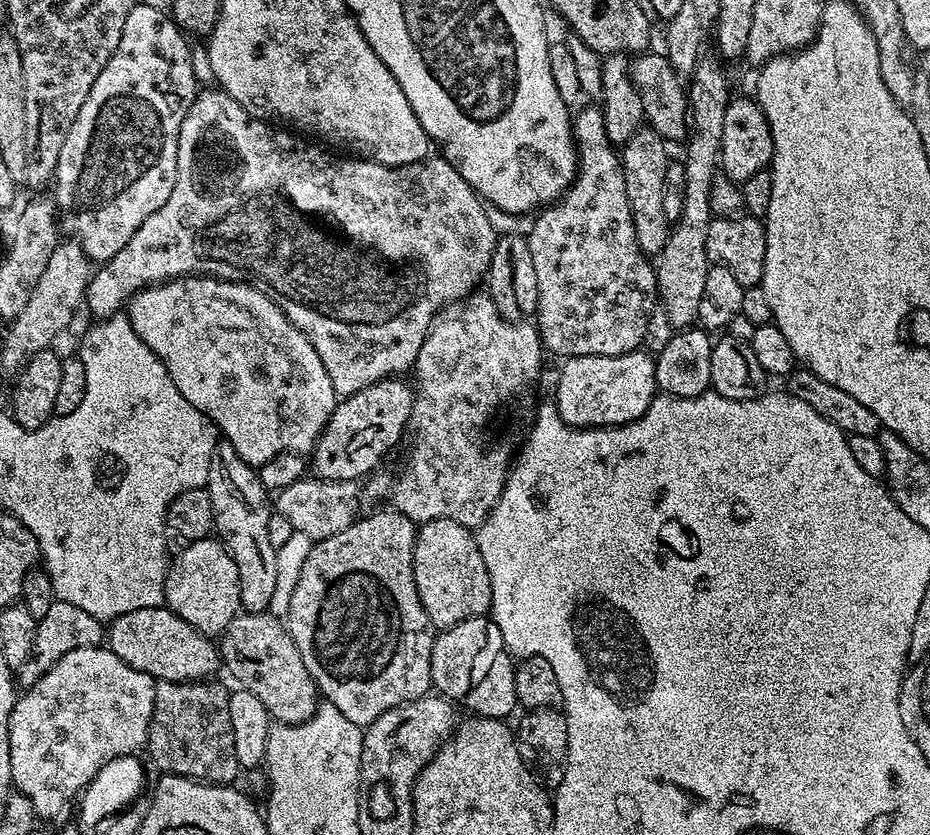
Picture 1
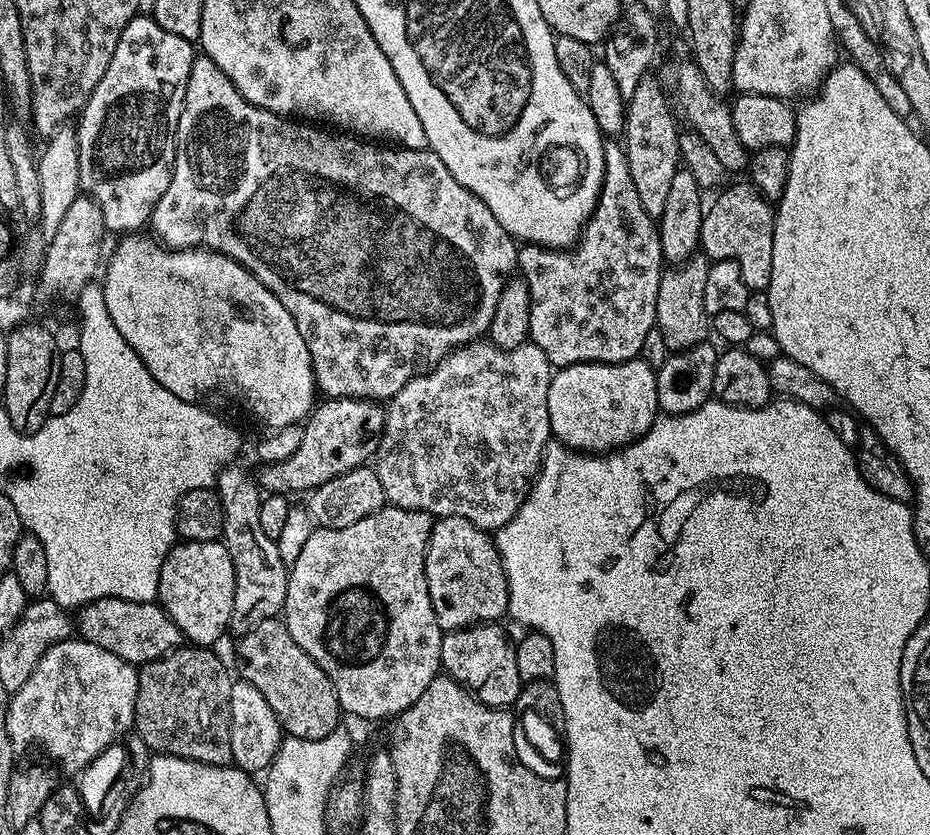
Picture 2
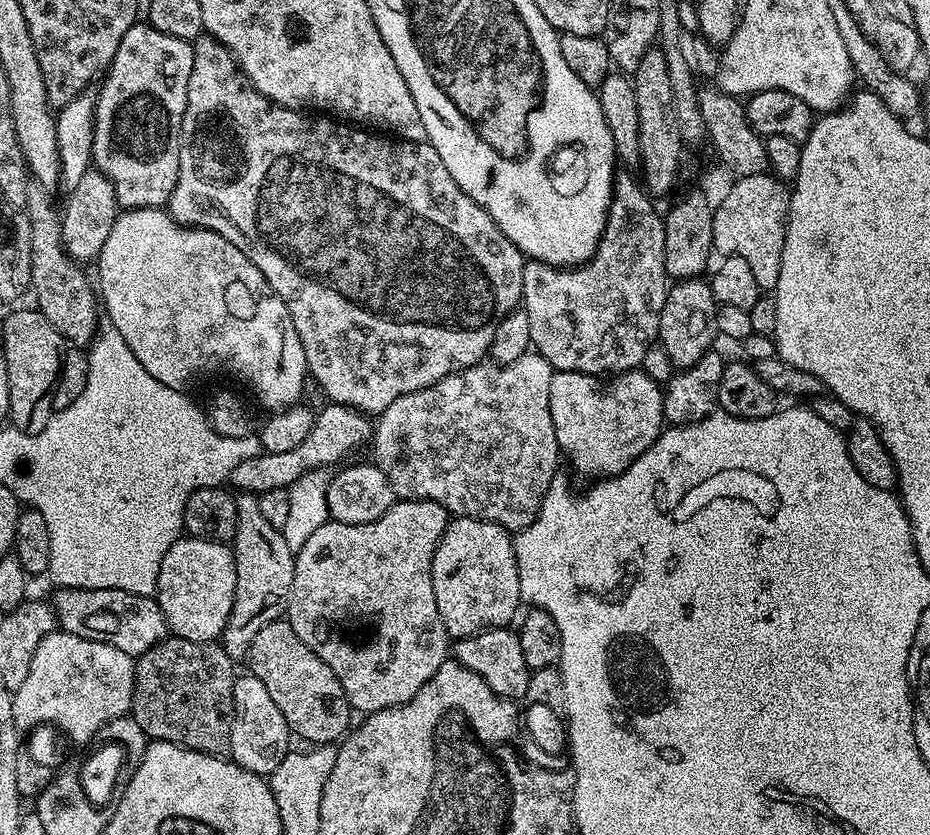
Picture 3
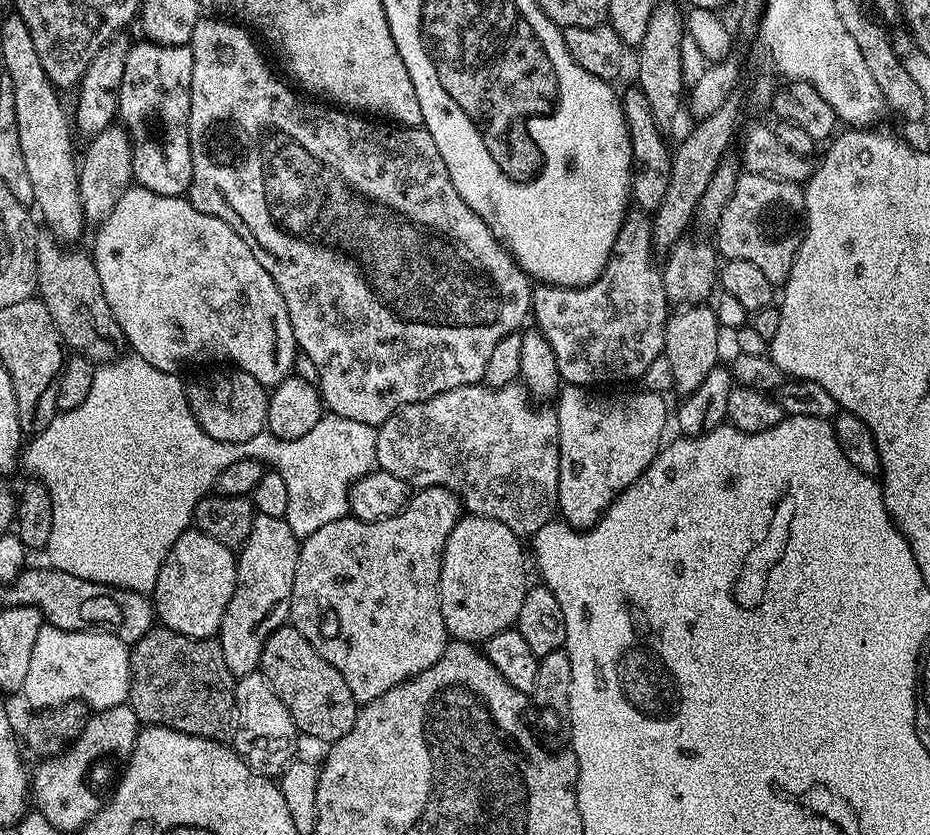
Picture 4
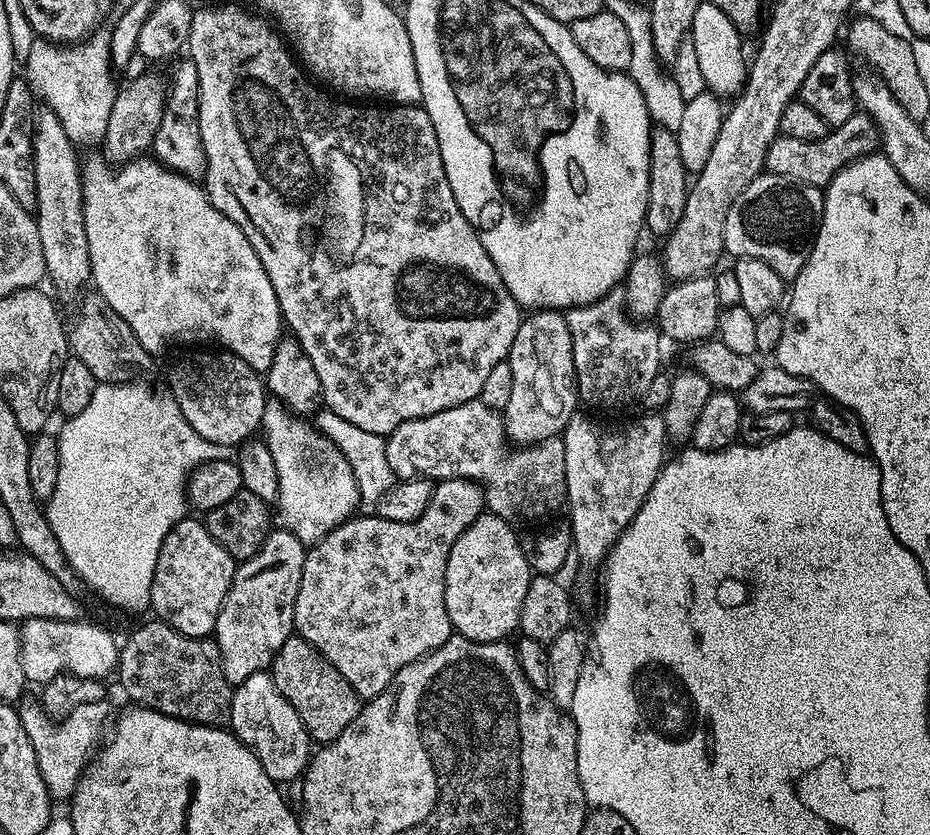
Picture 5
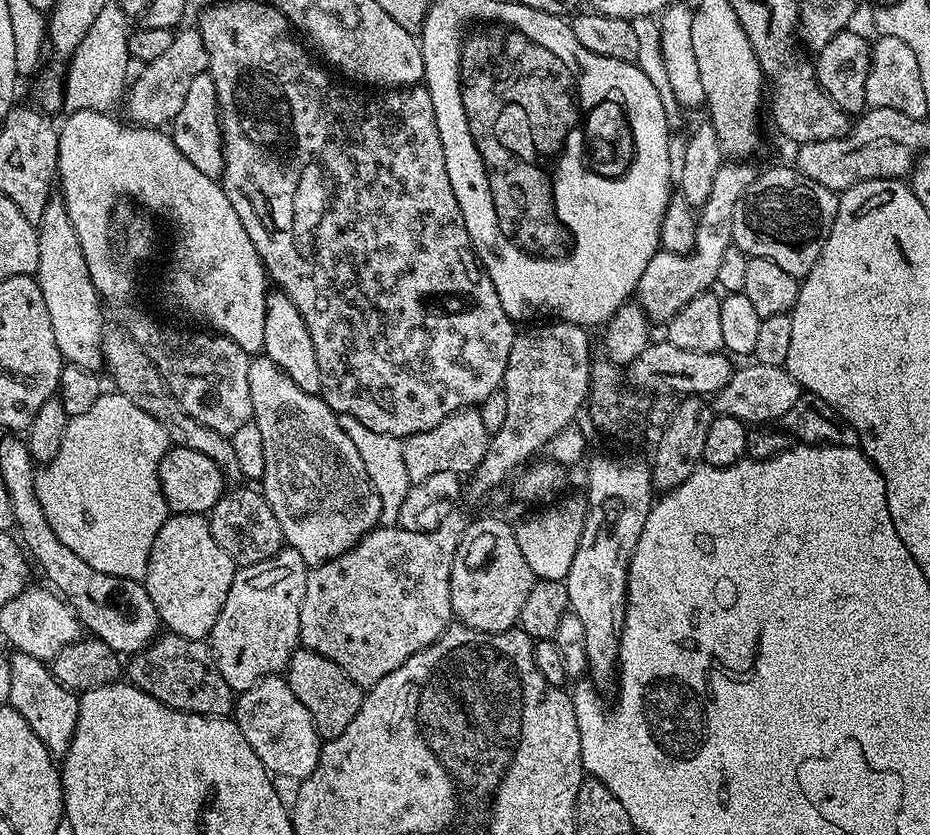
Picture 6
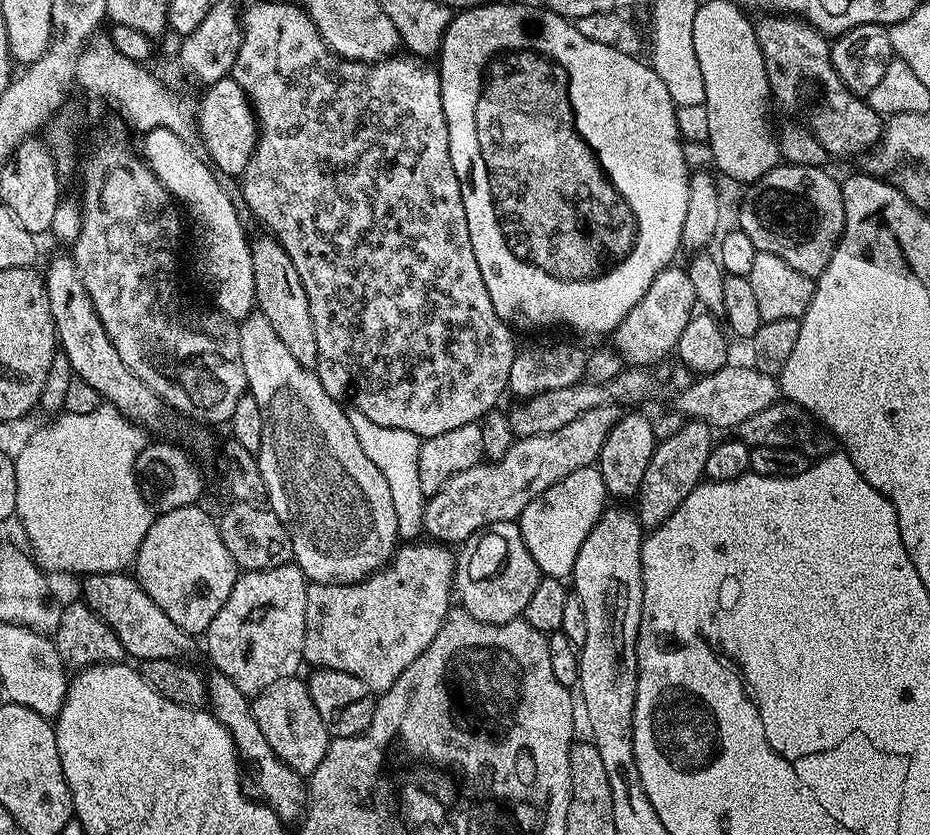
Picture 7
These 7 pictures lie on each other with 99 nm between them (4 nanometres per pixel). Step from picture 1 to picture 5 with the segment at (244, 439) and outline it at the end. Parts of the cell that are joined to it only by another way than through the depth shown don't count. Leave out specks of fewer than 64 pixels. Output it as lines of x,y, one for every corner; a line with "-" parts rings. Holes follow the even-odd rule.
100,154
83,161
84,221
86,222
86,242
90,246
91,283
95,291
99,292
102,299
112,307
114,314
118,314
134,330
135,337
151,354
166,351
171,346
172,340
176,344
192,344
195,340
217,340
220,343
217,345
223,351
233,352
238,358
242,358
242,362
249,364
255,372
267,373
270,362
274,362
276,343
282,339
282,317
278,298
274,294
274,286
270,286
270,278
258,254
254,254
254,246
246,242
246,234
242,234
242,230
238,230
238,226
230,222
226,214
222,214
214,207
197,181
180,176
177,172
171,172
155,158
144,159
148,158
130,160
117,168

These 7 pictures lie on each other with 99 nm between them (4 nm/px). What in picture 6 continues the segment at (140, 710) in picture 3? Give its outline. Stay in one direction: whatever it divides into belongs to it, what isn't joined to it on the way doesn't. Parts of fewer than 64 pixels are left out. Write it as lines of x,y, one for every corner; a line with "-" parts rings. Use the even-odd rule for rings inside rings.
165,631
129,660
132,661
126,664
127,683
150,694
150,698
179,712
203,716
233,715
234,693
230,686
226,686
226,678
222,678
222,670
218,670
216,657
205,641
182,638

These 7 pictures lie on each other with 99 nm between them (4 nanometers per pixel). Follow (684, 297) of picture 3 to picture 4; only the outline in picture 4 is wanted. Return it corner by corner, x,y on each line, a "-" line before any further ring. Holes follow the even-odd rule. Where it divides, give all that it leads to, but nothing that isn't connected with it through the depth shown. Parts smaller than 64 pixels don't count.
707,303
680,306
669,315
668,325
664,327
664,350
662,355
670,360
673,370
673,389
685,397
698,386
702,386
706,374
718,367
720,356
720,334
722,327
716,318
715,307

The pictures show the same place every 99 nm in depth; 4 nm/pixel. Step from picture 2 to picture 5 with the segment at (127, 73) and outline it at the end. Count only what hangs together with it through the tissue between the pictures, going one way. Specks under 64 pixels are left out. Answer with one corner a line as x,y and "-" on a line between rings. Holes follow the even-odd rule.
184,58
180,62
172,72
172,84
170,80
166,88
162,122
152,139
151,151
155,159
171,172
199,181
206,170
206,154
202,150
202,138
198,130
198,70
191,59

